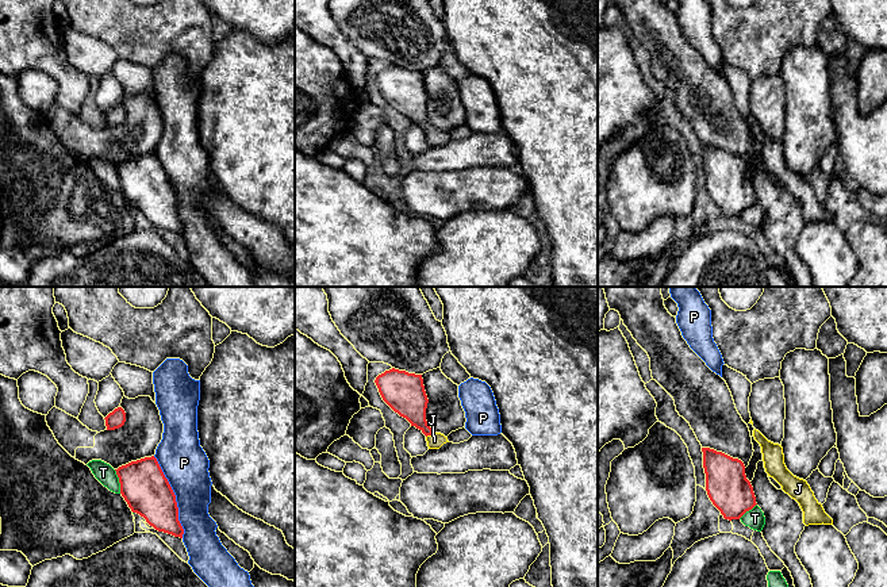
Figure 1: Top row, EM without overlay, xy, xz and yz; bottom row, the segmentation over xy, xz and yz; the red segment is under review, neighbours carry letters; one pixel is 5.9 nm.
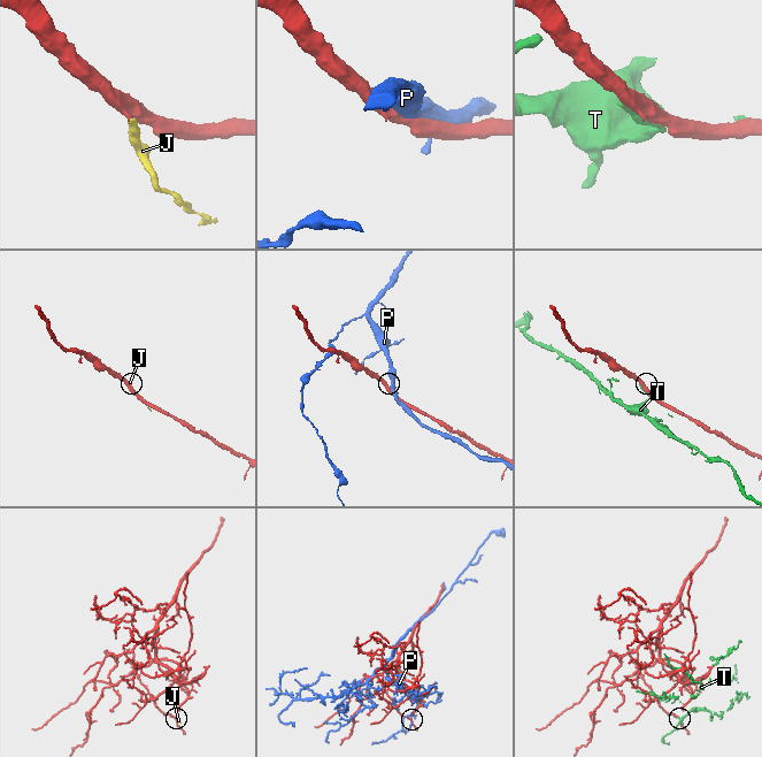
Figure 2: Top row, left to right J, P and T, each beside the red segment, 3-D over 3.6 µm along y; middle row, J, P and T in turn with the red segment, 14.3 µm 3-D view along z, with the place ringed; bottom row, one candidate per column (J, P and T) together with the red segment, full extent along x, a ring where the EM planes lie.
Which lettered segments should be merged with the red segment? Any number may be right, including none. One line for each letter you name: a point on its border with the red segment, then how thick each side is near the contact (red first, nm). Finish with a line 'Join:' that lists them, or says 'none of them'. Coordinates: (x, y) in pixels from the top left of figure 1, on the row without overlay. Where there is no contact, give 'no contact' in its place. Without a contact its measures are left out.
J: meets red in xz at (429, 131); 220 nm thick on the red side, 90 nm on the other
Join: J

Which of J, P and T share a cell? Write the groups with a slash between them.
J / P / T

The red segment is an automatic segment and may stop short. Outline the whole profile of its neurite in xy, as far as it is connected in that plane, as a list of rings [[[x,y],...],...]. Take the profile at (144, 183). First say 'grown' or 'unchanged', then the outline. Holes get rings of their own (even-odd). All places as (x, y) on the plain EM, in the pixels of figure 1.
unchanged; [[[154,153],[119,164],[120,191],[158,229],[183,235],[176,192]]]

